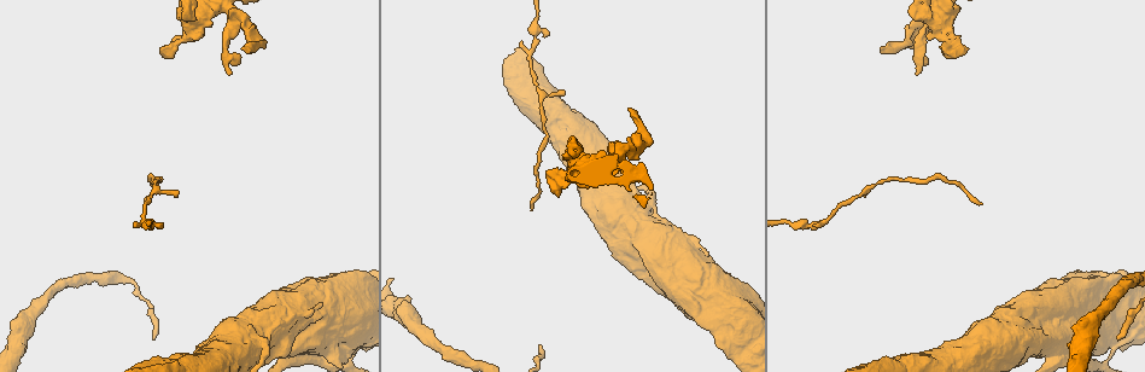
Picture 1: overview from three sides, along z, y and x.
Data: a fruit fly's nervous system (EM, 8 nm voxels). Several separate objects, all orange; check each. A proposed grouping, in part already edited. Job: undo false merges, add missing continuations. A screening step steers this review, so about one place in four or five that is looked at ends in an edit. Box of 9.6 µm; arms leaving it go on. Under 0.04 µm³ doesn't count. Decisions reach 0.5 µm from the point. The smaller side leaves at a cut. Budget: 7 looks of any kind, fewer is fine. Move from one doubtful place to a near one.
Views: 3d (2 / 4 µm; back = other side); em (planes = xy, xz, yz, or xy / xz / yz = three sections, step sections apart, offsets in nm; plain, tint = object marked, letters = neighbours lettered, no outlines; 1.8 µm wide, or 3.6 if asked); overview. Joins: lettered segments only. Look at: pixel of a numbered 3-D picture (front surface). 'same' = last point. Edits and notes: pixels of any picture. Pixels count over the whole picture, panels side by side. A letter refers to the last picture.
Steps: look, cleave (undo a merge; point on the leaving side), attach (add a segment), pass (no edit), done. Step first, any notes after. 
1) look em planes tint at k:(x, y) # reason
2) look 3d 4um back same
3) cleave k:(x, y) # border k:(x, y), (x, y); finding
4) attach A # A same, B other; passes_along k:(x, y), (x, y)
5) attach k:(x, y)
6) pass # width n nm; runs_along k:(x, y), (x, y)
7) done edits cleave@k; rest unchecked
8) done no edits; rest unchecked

look 3d 4um at 1:(242, 50) # an open end

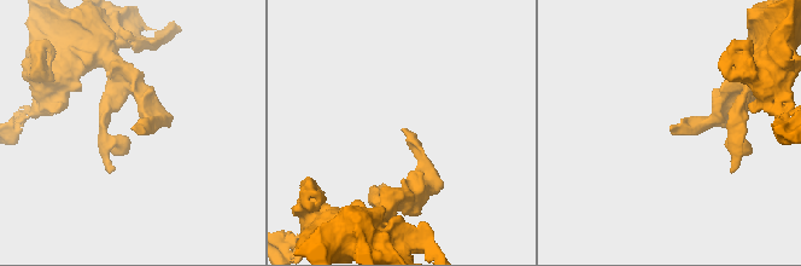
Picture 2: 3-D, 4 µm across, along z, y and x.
look em xy step 16 plain at 2:(134, 130) # now the EM

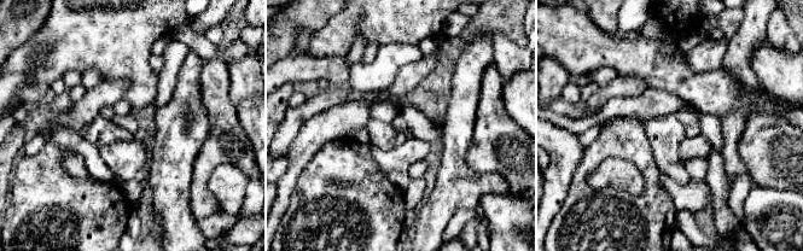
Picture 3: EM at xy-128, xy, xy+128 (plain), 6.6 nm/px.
look em xy step 16 letters same # see the neighbours

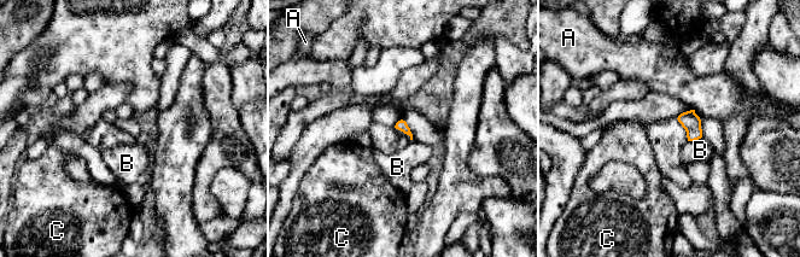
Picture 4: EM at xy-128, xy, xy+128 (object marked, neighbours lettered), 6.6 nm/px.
pass # longest_contact B 100 nm; A other, B other, C other; none of them fits

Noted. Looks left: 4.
look 3d 4um at 1:(282, 360) # thick turns thin

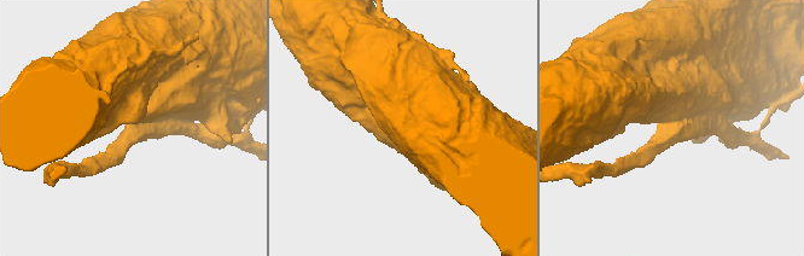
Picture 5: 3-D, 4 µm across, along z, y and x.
look em 3.6um xz step 4 tint at 5:(673, 127)

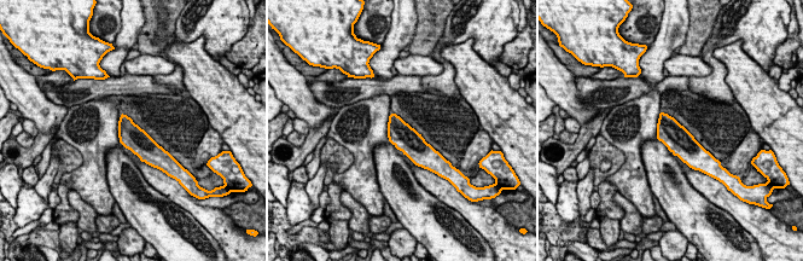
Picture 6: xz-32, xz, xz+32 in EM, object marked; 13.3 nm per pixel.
look em 3.6um planes letters same # cut it another way

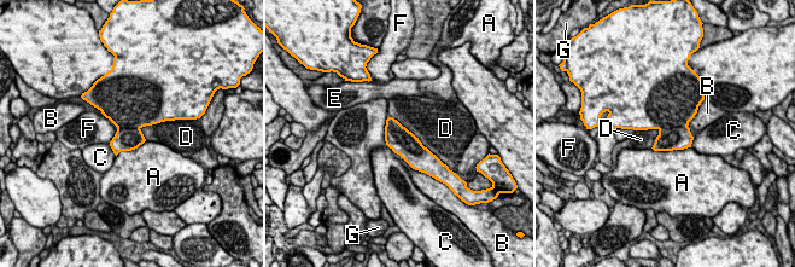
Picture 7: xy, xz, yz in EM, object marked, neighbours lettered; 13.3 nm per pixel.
cleave 7:(677, 138) # A other, B other, C other, D other, E other, F other, G other; a second cell is stuck on

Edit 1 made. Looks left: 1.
done edits cleave@7; rest unchecked

